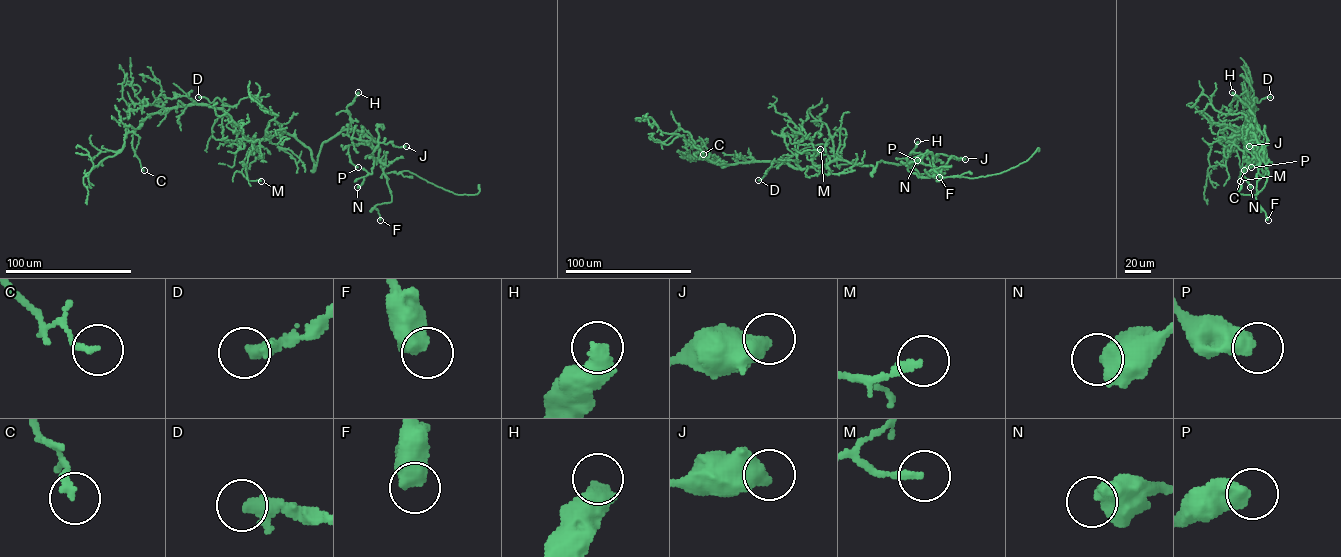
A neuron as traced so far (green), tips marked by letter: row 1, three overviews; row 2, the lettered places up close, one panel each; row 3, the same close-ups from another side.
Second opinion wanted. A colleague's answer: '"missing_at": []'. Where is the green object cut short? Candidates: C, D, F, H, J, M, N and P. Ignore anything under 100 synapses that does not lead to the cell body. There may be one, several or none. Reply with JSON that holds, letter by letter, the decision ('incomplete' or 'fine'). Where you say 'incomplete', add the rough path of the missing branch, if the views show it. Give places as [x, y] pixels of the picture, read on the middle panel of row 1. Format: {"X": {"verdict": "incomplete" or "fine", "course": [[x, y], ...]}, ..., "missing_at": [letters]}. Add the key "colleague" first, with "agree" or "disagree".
{"colleague": "disagree", "C": {"verdict": "fine"}, "D": {"verdict": "incomplete", "course": [[758, 180], [753, 182], [753, 194]]}, "F": {"verdict": "fine"}, "H": {"verdict": "fine"}, "J": {"verdict": "fine"}, "M": {"verdict": "fine"}, "N": {"verdict": "fine"}, "P": {"verdict": "fine"}, "missing_at": ["D"]}

